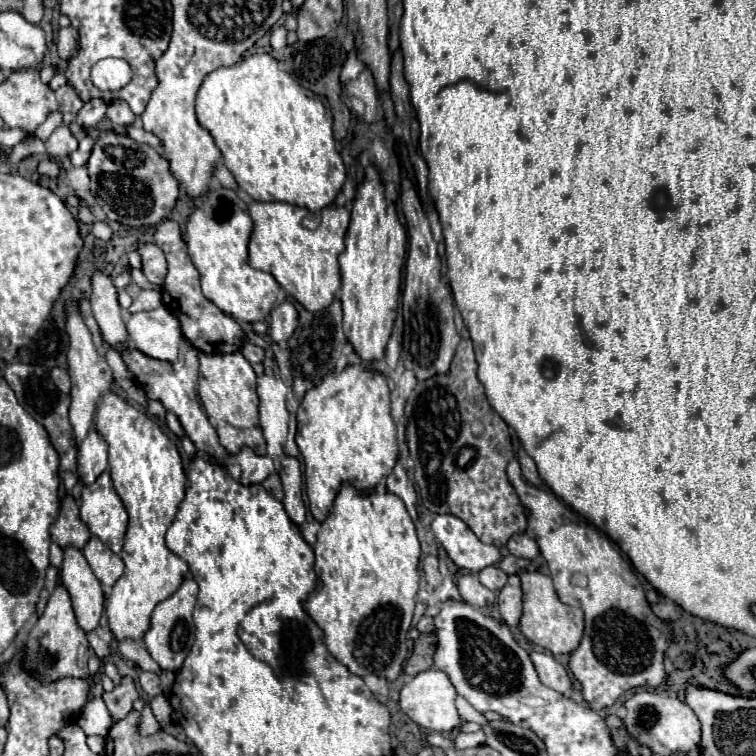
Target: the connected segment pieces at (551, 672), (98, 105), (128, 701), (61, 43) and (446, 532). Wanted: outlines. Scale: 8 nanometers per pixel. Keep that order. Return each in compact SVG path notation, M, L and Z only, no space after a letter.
M534 649L534 651L530 651L530 657L532 657L532 663L538 671L540 681L546 687L550 687L562 695L568 695L572 691L572 679L568 675L568 671L550 653Z
M90 99L77 113L76 122L84 127L96 127L106 117L106 103L102 99Z
M124 675L120 685L114 687L114 691L110 693L102 693L102 699L112 715L112 723L118 723L120 719L124 719L130 711L136 699L140 699L140 693L132 681L132 677Z
M64 27L64 29L60 29L56 47L58 47L60 59L64 59L64 61L72 59L72 57L78 53L78 31L76 31L74 27Z
M436 515L432 531L446 549L448 557L460 567L478 573L488 565L496 565L502 555L496 545L482 543L468 525L456 515Z

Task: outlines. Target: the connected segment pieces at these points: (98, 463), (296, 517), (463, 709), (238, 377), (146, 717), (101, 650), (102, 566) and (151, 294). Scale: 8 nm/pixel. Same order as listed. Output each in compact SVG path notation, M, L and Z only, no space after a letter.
M90 431L86 439L78 445L78 469L76 475L82 485L90 485L98 479L108 465L108 443L98 431Z
M284 455L280 461L280 469L278 475L282 479L282 487L284 487L284 507L286 513L290 515L290 519L296 525L304 523L304 503L302 503L302 471L300 471L300 461L292 455Z
M458 697L458 699L456 699L456 709L458 709L462 721L474 721L474 723L478 723L480 727L482 727L482 725L486 727L486 723L488 723L486 717L484 717L482 713L478 713L476 709L472 709L472 705L468 705L468 701L464 701L464 697Z
M240 351L236 353L222 353L222 355L208 355L200 353L200 379L198 379L198 395L208 415L208 421L218 433L220 445L228 453L238 453L244 445L252 449L260 449L264 453L266 441L258 423L258 395L256 395L256 373L252 365L242 357Z
M146 705L142 711L140 711L140 723L138 723L138 731L140 735L154 735L156 731L160 731L160 723L156 721L152 709Z
M96 631L88 633L86 637L88 637L88 641L90 641L90 647L94 649L94 653L96 653L100 659L104 659L104 657L110 655L110 647L108 647L108 643L104 643L104 641L96 635Z
M90 537L82 553L104 587L112 587L120 579L124 571L124 561L120 559L120 555L112 553L98 537Z
M142 291L136 299L134 299L134 303L130 305L130 313L136 313L136 311L140 311L140 309L152 309L152 307L156 307L156 305L160 305L162 303L162 297L160 297L160 293L158 291Z

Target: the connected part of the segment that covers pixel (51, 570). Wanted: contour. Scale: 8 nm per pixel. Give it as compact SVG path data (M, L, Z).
M50 565L50 567L48 567L48 571L46 571L46 585L44 585L42 595L40 595L40 601L38 601L38 615L42 613L42 609L44 609L46 601L48 601L48 595L50 595L50 593L52 593L52 589L56 587L56 583L58 583L58 567Z

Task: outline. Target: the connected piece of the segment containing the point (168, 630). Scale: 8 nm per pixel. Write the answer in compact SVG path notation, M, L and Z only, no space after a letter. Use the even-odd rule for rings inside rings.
M184 579L182 585L164 601L160 601L150 617L150 629L144 635L144 643L152 659L166 671L178 671L184 657L188 655L188 649L194 641L194 623L192 623L192 609L194 609L194 591L198 591L198 585L194 579Z

